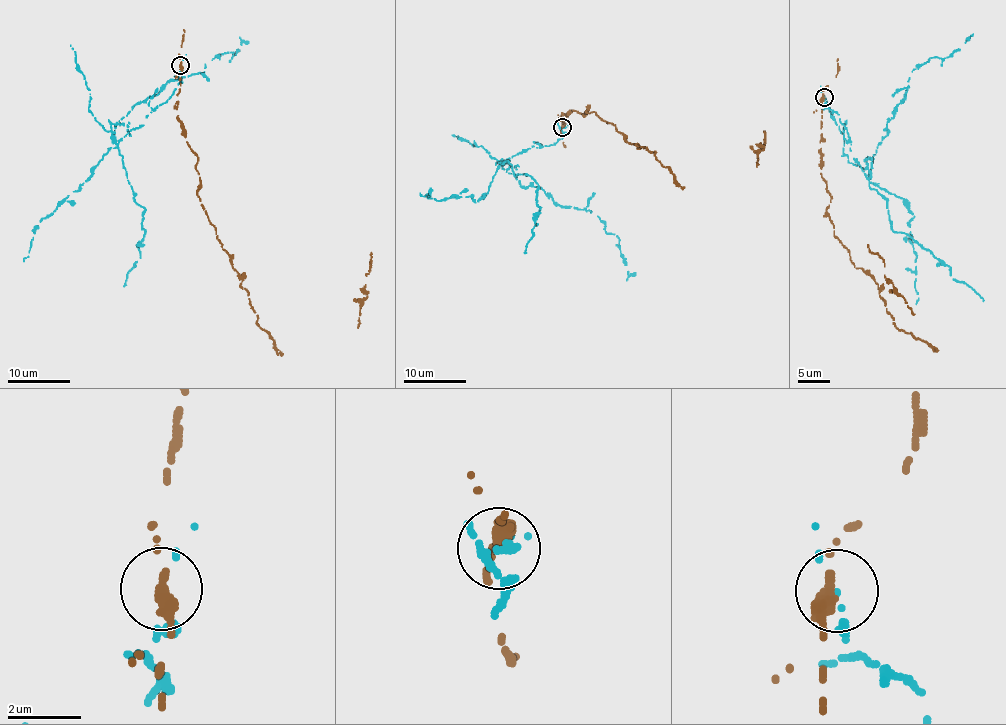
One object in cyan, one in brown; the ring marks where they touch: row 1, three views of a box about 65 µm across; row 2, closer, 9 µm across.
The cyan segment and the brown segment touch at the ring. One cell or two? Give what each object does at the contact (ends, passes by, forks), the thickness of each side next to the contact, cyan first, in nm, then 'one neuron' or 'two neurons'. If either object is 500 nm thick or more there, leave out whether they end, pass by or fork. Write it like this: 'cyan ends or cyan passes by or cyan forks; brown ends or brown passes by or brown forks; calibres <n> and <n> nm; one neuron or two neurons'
cyan ends; brown ends; calibres 100 and 460 nm; two neurons

